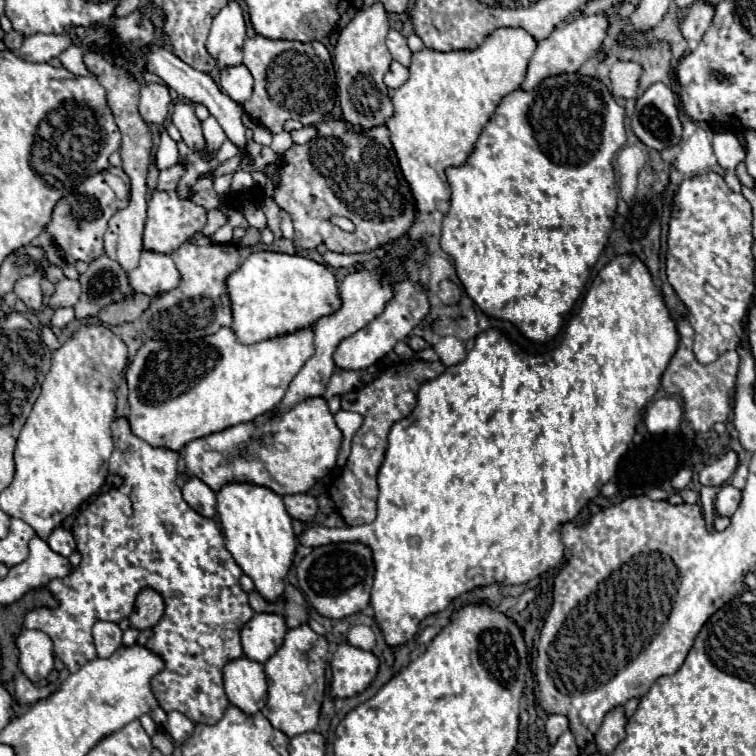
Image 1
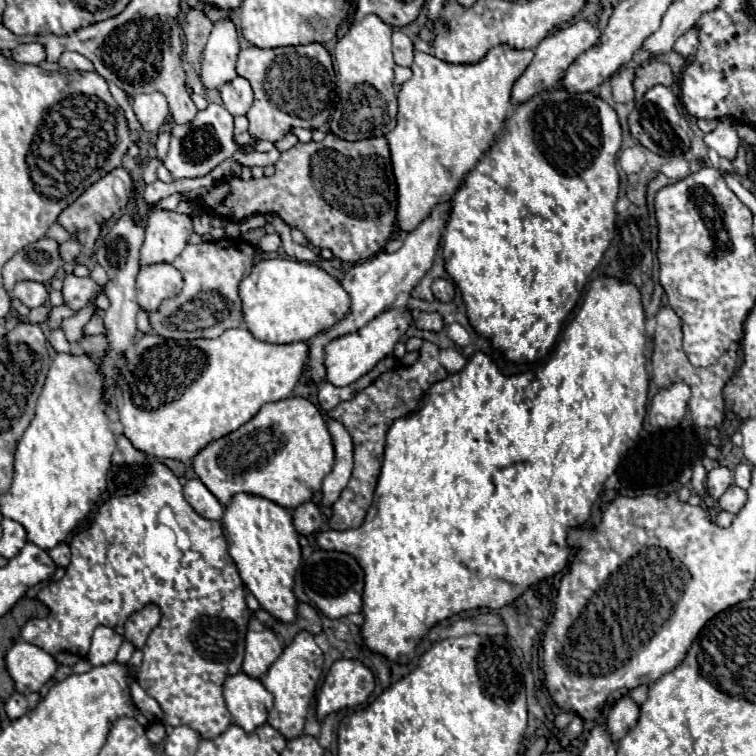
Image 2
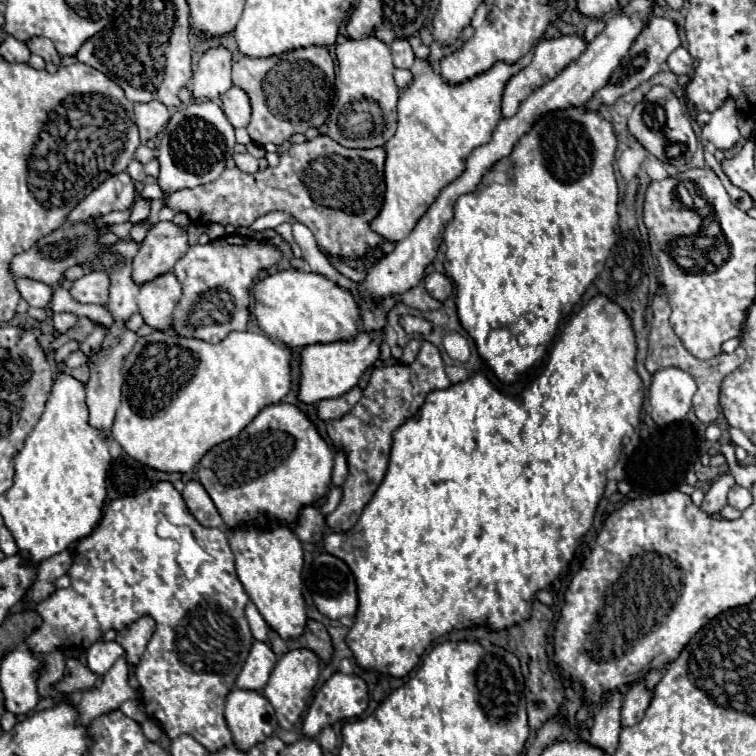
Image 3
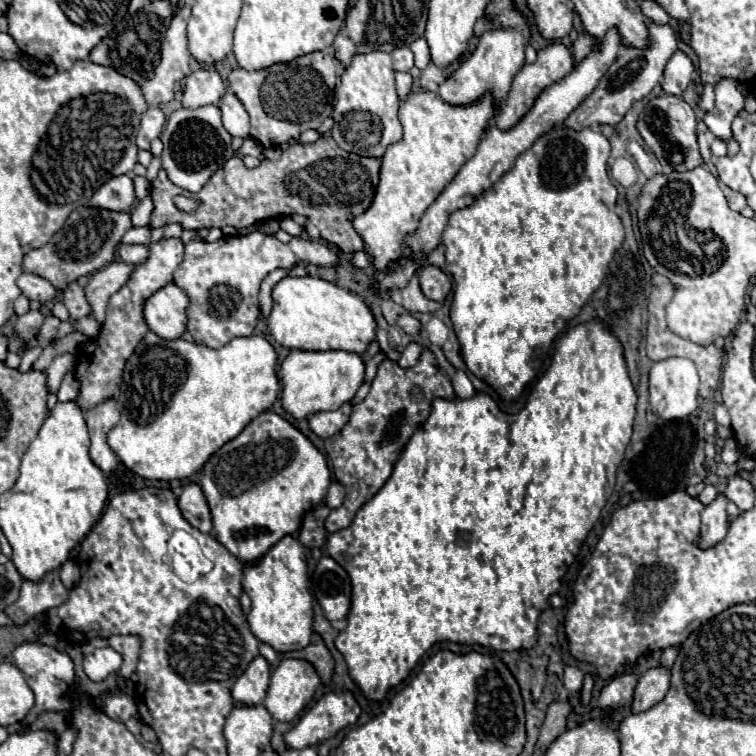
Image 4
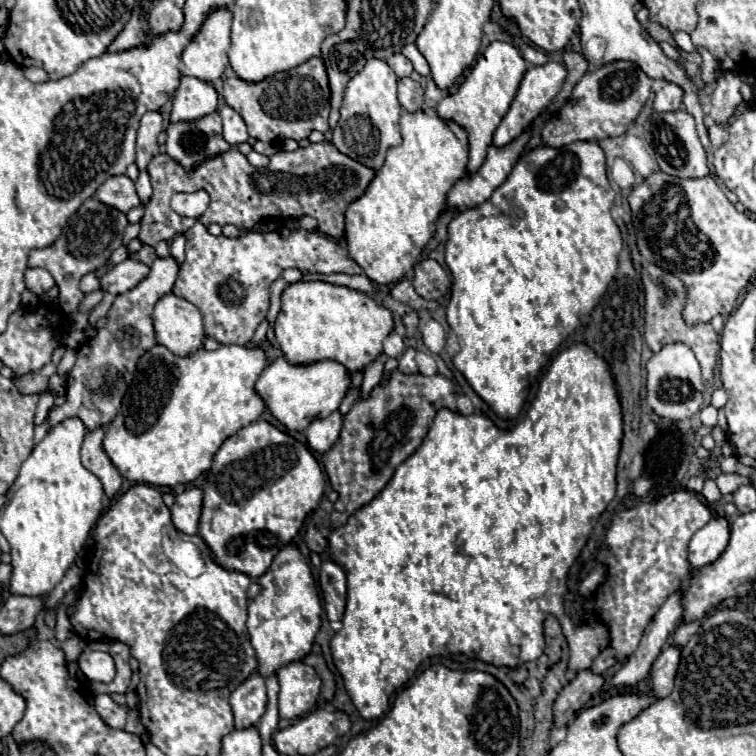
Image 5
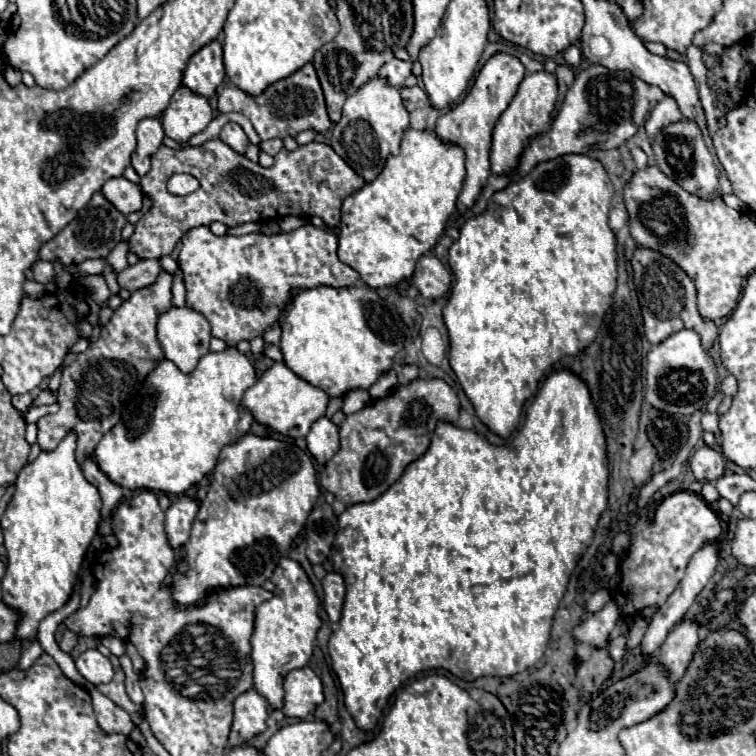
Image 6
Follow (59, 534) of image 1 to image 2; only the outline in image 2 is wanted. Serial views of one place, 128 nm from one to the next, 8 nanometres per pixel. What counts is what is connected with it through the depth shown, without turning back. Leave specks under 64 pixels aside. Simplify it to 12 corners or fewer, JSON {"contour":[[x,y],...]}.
{"contour":[[68,544],[52,548],[50,558],[58,568],[70,564]]}

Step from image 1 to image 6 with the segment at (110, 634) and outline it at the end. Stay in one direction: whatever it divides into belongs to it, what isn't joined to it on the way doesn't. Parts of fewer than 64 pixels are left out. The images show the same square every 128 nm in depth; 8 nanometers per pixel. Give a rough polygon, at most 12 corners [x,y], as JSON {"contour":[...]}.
{"contour":[[86,650],[76,668],[94,686],[114,676],[110,660]]}

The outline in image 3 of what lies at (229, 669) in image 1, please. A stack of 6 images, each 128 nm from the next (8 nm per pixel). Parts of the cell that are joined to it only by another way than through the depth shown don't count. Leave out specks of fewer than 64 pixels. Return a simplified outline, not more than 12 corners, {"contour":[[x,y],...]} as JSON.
{"contour":[[260,692],[226,696],[224,718],[236,748],[254,748],[278,726]]}

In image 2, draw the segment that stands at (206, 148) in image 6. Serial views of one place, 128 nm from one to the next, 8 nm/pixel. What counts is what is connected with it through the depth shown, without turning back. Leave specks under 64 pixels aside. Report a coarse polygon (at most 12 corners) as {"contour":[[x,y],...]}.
{"contour":[[386,138],[298,142],[274,176],[196,196],[240,222],[276,214],[342,262],[396,222]]}

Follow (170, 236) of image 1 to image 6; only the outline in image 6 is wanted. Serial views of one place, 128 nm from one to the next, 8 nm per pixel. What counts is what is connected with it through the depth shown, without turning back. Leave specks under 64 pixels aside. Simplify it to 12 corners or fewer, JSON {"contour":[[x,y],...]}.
{"contour":[[172,276],[114,310],[62,372],[58,412],[42,416],[50,452],[76,432],[82,466],[120,422],[120,390],[164,360],[158,318]]}

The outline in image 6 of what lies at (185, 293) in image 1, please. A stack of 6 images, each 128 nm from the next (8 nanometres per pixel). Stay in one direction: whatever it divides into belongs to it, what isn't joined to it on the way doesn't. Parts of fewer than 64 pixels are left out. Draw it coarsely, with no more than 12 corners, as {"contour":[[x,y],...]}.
{"contour":[[332,230],[182,236],[186,306],[236,346],[356,286]]}

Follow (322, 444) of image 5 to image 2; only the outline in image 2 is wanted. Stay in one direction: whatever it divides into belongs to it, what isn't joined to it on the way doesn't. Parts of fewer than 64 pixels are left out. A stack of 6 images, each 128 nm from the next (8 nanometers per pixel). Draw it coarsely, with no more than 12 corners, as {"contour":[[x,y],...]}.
{"contour":[[322,384],[320,406],[330,412],[352,398],[352,388]]}

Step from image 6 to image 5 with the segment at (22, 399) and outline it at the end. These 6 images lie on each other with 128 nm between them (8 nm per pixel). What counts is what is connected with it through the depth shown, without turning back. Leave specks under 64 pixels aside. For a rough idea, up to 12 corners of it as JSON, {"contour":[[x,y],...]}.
{"contour":[[64,346],[38,372],[16,378],[20,394],[42,394],[56,372]]}

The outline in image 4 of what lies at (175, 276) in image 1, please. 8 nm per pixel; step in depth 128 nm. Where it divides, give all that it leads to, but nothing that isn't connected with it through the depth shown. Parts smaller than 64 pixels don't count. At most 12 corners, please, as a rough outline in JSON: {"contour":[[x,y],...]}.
{"contour":[[174,284],[144,304],[152,332],[176,340],[188,330],[188,296]]}

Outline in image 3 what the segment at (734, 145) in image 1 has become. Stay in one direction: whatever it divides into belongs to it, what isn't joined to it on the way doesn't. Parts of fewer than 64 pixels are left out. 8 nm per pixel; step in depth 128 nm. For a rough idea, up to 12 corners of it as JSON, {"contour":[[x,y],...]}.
{"contour":[[732,98],[712,112],[702,138],[728,150],[740,138]]}

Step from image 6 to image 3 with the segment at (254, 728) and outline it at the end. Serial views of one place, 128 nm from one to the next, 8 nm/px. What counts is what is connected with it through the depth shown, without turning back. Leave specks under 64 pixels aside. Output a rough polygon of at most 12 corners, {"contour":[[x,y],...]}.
{"contour":[[254,642],[236,680],[240,690],[262,692],[276,656]]}

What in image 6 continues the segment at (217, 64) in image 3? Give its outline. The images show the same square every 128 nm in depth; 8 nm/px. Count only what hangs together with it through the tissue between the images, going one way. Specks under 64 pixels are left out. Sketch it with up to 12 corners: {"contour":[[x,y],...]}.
{"contour":[[180,86],[162,114],[174,142],[188,142],[212,120],[204,96]]}

